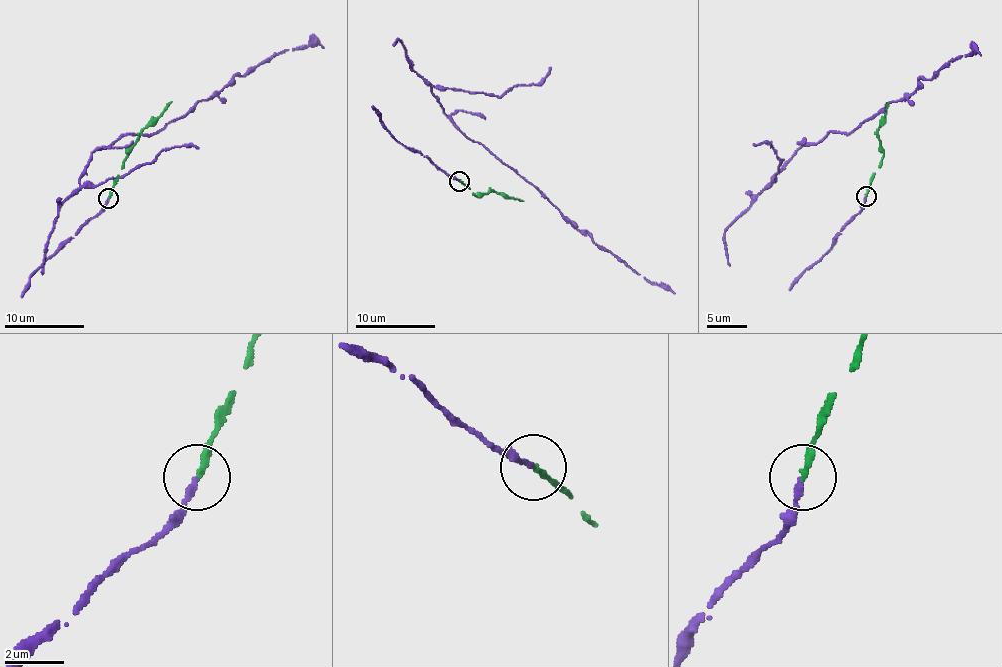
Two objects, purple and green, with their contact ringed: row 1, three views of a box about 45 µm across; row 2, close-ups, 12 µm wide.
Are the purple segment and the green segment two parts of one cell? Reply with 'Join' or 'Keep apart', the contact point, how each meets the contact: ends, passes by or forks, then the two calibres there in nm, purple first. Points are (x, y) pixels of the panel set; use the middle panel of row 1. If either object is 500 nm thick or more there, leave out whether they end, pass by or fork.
Join. Place: (459, 181). At the ring purple ends. At the ring green ends. Thickness 170 nm (purple) against 200 nm

